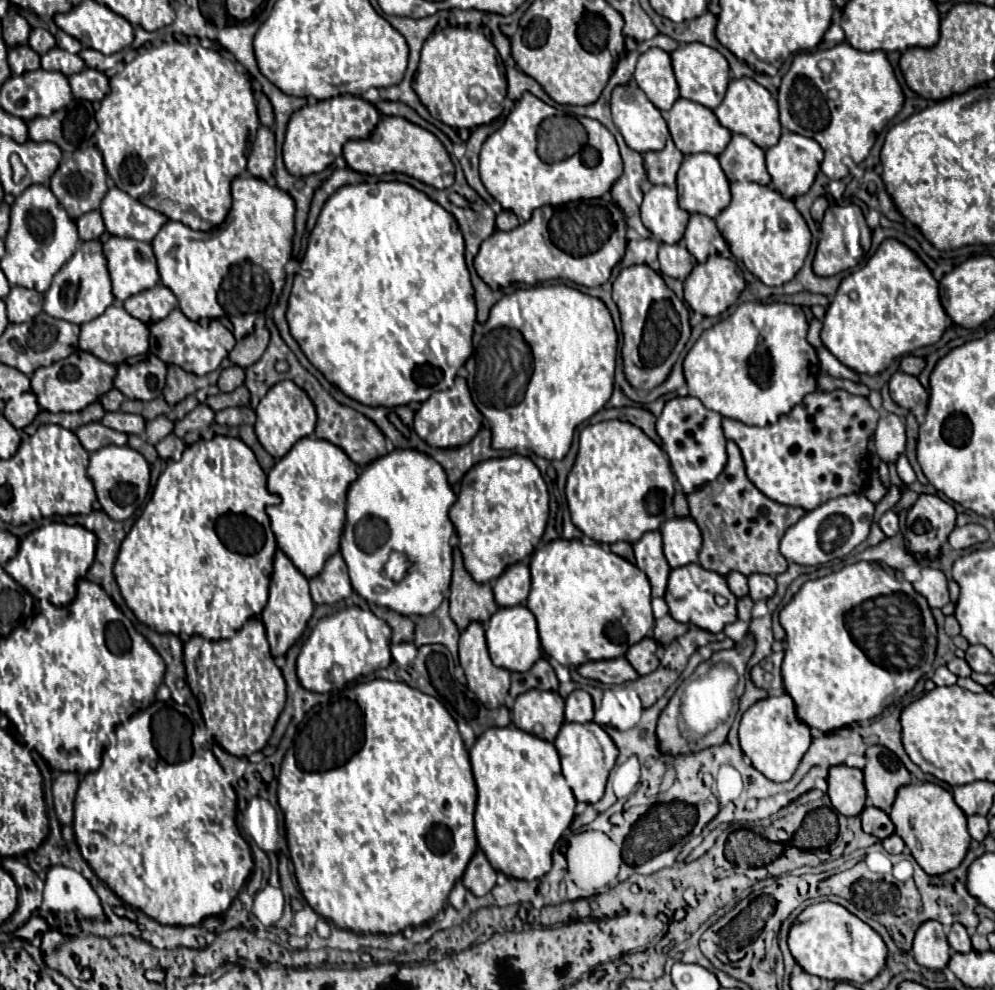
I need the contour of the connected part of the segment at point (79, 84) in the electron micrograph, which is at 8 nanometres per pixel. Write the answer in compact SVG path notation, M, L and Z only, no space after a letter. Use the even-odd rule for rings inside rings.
M83 69L69 77L69 85L75 99L101 101L109 93L109 79L105 83L105 73L97 69Z

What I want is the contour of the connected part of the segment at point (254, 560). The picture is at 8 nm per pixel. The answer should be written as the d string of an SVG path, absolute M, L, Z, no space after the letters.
M215 435L211 441L189 445L179 463L167 461L151 501L121 543L113 575L127 607L157 633L197 633L209 641L231 637L267 605L277 543L265 507L280 502L280 497L267 493L267 475L241 439Z

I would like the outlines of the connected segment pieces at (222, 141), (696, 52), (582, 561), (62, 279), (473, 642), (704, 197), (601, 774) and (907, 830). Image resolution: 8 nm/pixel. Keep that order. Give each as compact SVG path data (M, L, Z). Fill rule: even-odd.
M197 41L163 43L157 49L139 51L133 61L125 63L125 67L111 77L111 93L101 101L101 107L99 107L95 117L97 117L97 125L99 125L99 129L95 133L97 149L103 155L107 173L111 175L111 179L115 181L115 185L121 191L129 193L133 199L141 201L143 205L163 213L167 219L185 223L187 227L191 227L195 231L211 231L213 227L221 225L225 221L232 206L231 181L245 171L245 167L247 167L247 141L249 141L249 137L255 137L255 133L259 129L259 117L257 117L257 107L255 107L251 83L249 83L247 75L231 59L225 59L223 55L219 55L213 49L205 49Z
M689 43L685 47L677 47L671 53L671 59L673 59L673 71L675 71L675 77L677 77L681 97L691 99L695 103L701 103L709 109L715 109L721 103L721 99L727 91L727 85L731 81L731 71L729 71L725 57L719 51L715 51L707 45Z
M555 539L531 555L529 571L531 593L527 597L527 607L535 615L543 651L561 665L577 669L589 661L621 657L653 629L655 619L651 611L651 585L647 575L599 543L583 545L577 539Z
M83 241L73 257L59 269L59 273L53 277L53 283L49 291L45 293L43 309L47 315L55 319L63 319L75 325L87 323L95 317L99 317L111 303L115 301L111 293L111 279L107 271L107 261L101 251L99 241Z
M471 623L461 633L459 663L465 671L469 689L487 709L505 705L505 697L509 693L509 671L493 665L487 651L483 625Z
M697 153L687 155L677 171L677 193L679 193L679 207L687 213L701 213L707 217L717 217L731 201L729 181L719 165L719 159L711 153Z
M593 721L589 723L565 723L555 739L555 749L561 761L561 775L571 787L577 801L597 803L603 797L607 775L617 759L617 747L611 737Z
M911 783L901 787L891 809L891 821L897 827L895 833L905 841L919 867L931 877L953 871L969 851L971 837L967 833L967 817L951 793L935 783Z

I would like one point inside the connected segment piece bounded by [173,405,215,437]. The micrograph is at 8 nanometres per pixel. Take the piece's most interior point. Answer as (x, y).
(198, 419)

